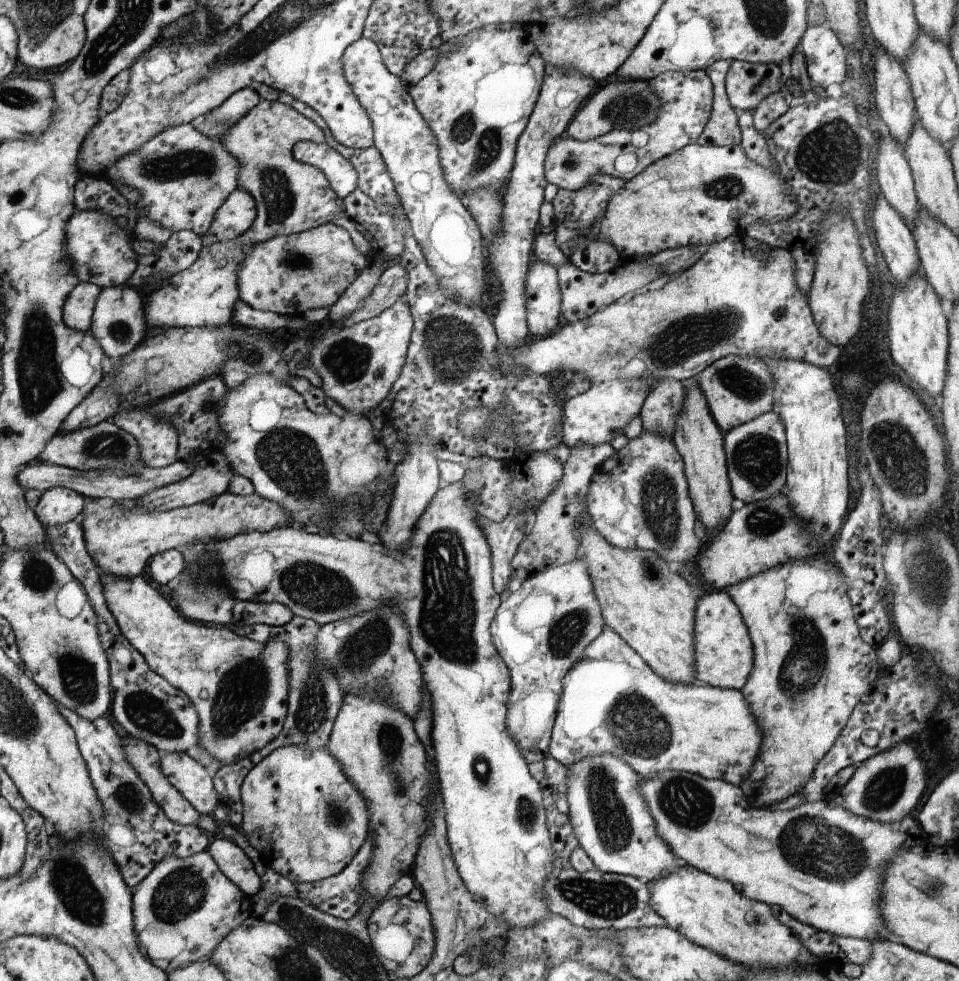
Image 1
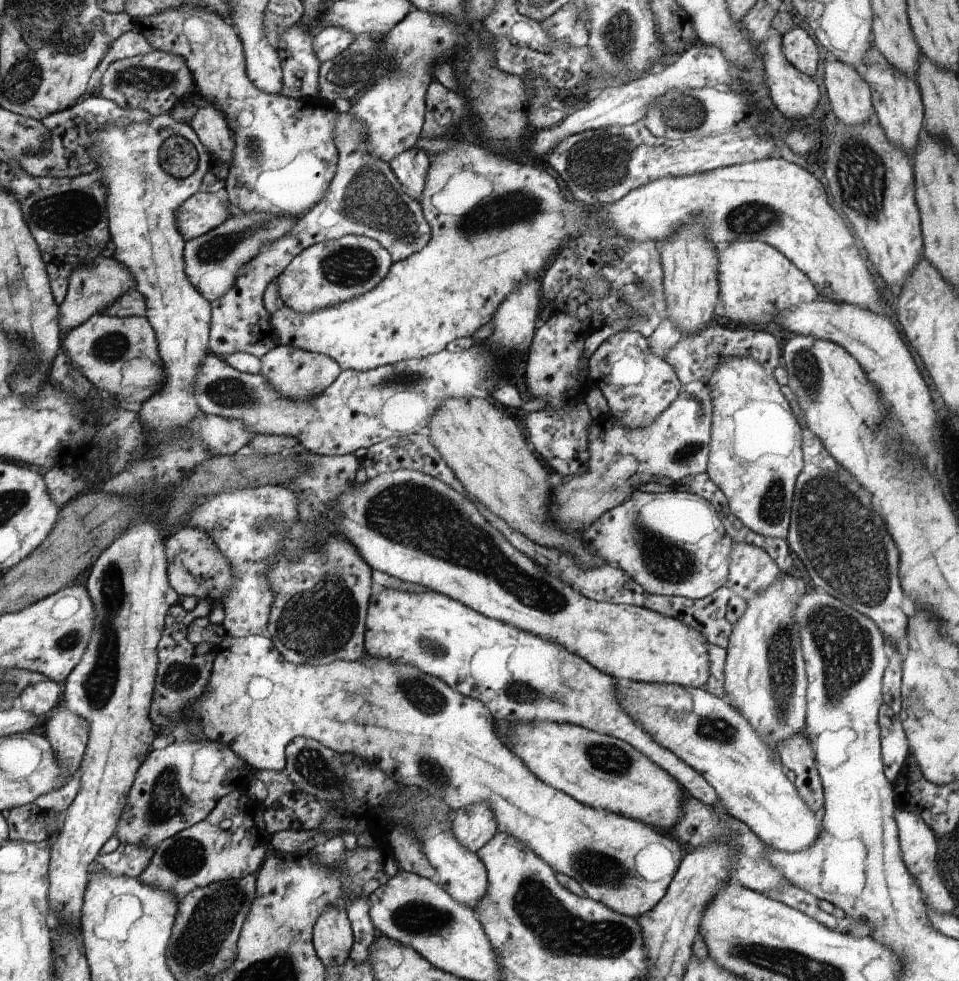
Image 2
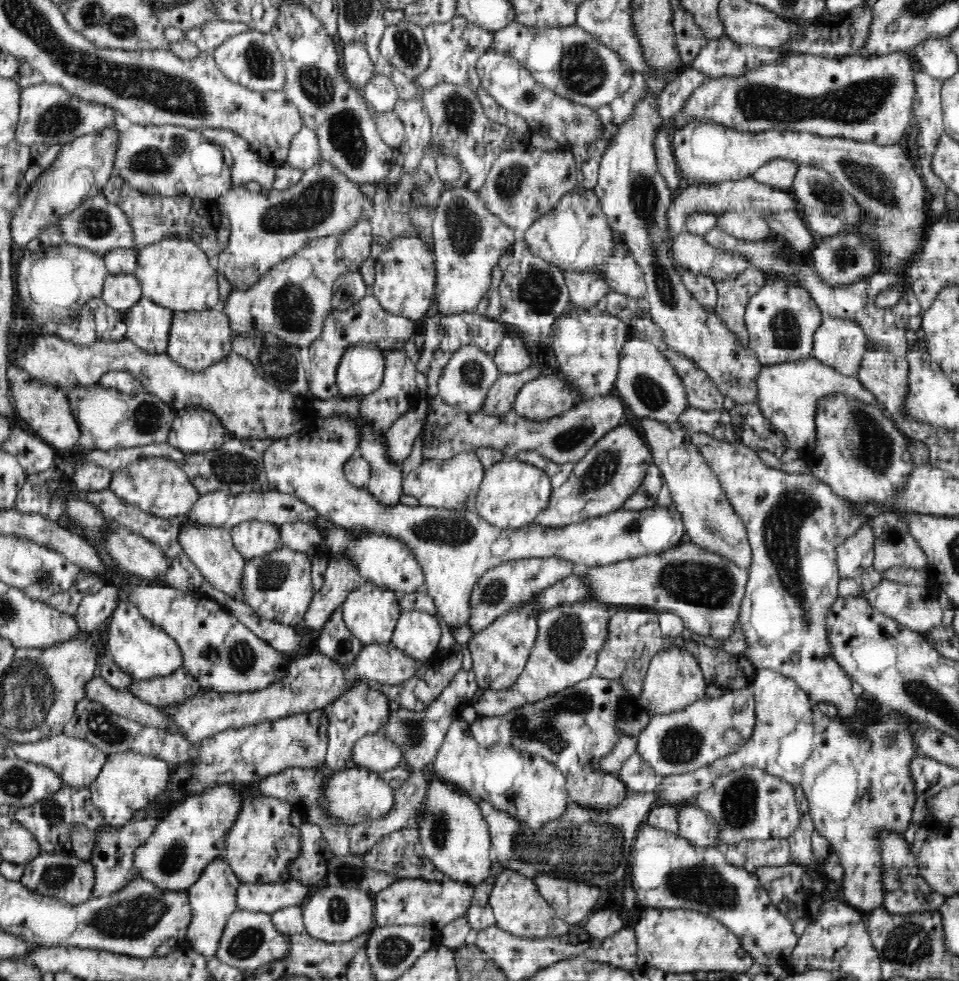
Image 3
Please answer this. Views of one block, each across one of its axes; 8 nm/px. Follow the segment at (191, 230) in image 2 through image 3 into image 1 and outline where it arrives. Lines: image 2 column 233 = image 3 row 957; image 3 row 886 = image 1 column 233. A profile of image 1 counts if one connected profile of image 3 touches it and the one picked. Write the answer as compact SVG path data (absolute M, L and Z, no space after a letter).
M238 188L233 194L226 200L224 206L217 212L216 218L213 220L212 227L208 234L213 235L217 241L228 242L234 239L240 239L257 220L257 201L254 200L254 196L250 192L246 192L241 188Z

